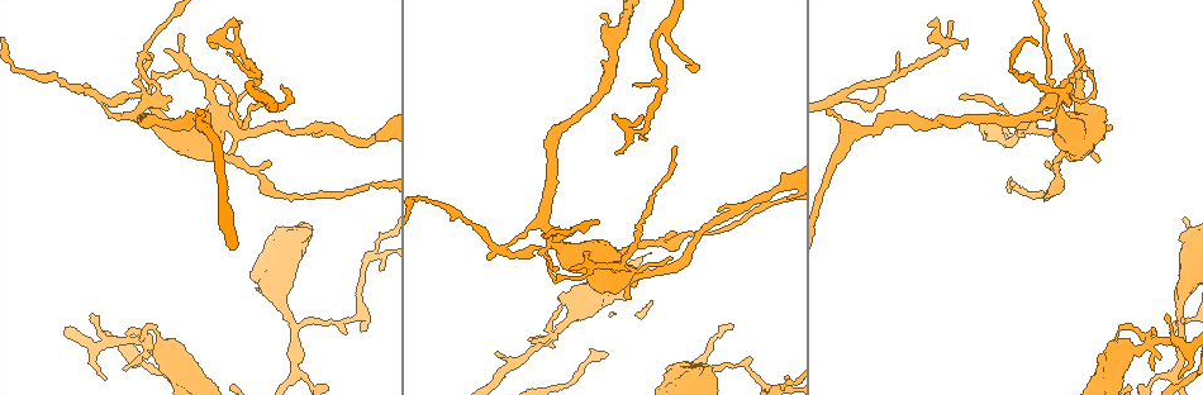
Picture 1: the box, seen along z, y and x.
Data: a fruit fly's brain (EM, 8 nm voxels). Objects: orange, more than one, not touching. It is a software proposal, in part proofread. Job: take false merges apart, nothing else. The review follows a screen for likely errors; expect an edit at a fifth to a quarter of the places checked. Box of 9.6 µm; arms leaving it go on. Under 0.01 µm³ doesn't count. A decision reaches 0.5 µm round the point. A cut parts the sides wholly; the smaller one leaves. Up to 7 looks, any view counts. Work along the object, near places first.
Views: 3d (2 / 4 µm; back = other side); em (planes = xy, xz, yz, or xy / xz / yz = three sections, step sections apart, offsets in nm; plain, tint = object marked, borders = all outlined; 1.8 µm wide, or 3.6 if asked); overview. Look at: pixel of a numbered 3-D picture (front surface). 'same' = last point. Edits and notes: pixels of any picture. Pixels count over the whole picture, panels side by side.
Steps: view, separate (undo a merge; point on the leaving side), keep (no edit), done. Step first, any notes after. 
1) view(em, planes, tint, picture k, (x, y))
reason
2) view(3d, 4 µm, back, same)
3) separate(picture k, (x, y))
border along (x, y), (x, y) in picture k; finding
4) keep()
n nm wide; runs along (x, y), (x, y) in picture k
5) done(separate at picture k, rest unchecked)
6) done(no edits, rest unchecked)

view(em, 3.6 µm, xy, step 4, tint, picture 1, (226, 125))
calibre changes

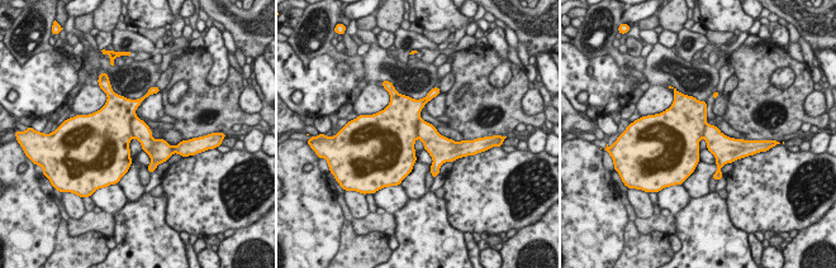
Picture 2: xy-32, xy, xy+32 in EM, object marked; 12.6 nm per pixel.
separate(picture 2, (139, 130))
border along (136, 115), (129, 120), (133, 137) in picture 2; two neurons meet here

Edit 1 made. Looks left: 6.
view(overview)
redraw

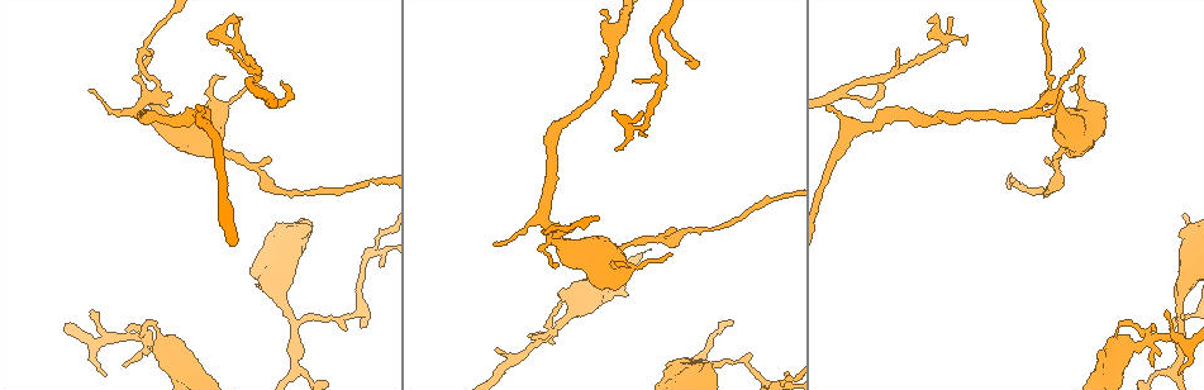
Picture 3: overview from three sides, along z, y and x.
view(3d, 4 µm, picture 3, (549, 334))
calibre changes

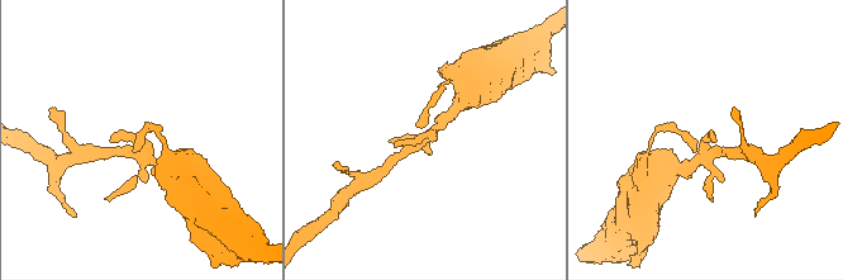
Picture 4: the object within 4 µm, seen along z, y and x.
view(em, yz, step 16, tint, picture 4, (704, 152))

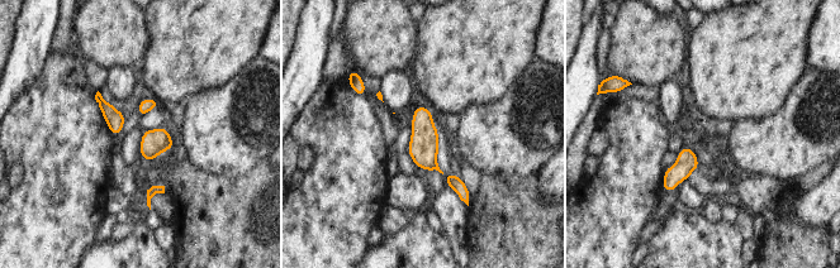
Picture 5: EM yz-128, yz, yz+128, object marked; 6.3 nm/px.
view(em, planes, borders, same)
cut it another way

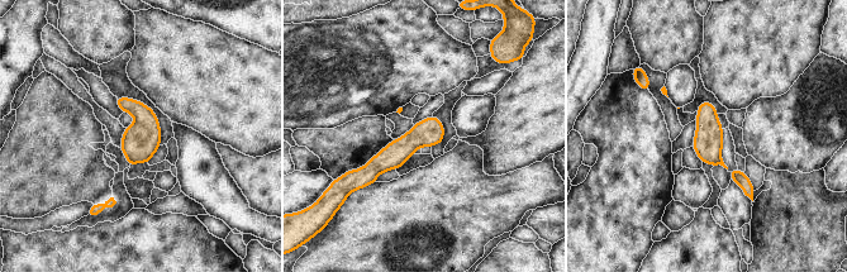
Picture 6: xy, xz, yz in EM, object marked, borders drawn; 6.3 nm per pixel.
keep()
180 nm wide; continuous, no second neuron

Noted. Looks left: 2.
view(em, 3.6 µm, planes, tint, picture 3, (1180, 321))
three arms meet

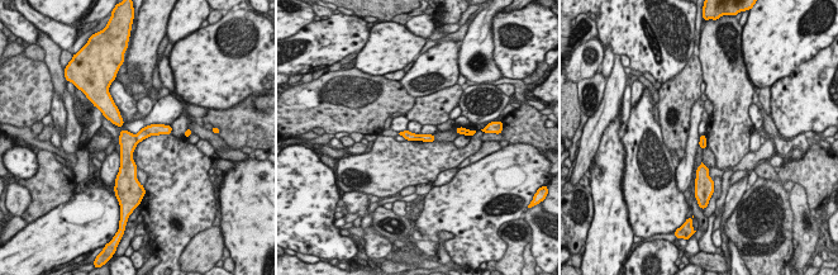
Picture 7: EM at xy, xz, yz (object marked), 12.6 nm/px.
separate(picture 7, (152, 129))
border along (134, 136), (138, 142) in picture 7; two neurons meet here

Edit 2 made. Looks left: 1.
done(separate at picture 2, separate at picture 7, rest unchecked)

